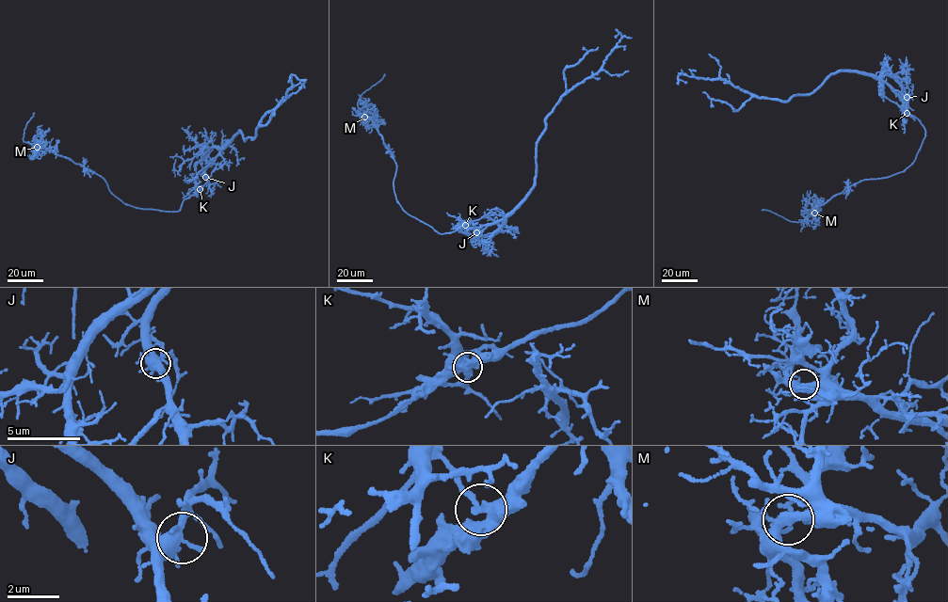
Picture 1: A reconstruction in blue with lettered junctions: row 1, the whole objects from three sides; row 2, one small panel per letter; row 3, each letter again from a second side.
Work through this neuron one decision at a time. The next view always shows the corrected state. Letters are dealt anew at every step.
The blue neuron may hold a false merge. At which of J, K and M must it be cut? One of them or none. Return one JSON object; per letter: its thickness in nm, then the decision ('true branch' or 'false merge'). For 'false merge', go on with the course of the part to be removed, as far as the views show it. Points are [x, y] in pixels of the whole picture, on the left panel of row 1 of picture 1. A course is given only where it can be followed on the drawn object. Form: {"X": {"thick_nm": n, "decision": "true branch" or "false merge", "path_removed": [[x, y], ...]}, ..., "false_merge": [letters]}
{"J": {"thick_nm": 360, "decision": "true branch"}, "K": {"thick_nm": 280, "decision": "false merge", "path_removed": [[200, 189], [177, 211], [124, 203], [89, 169], [24, 142], [34, 113]]}, "M": {"thick_nm": 300, "decision": "true branch"}, "false_merge": ["K"]}

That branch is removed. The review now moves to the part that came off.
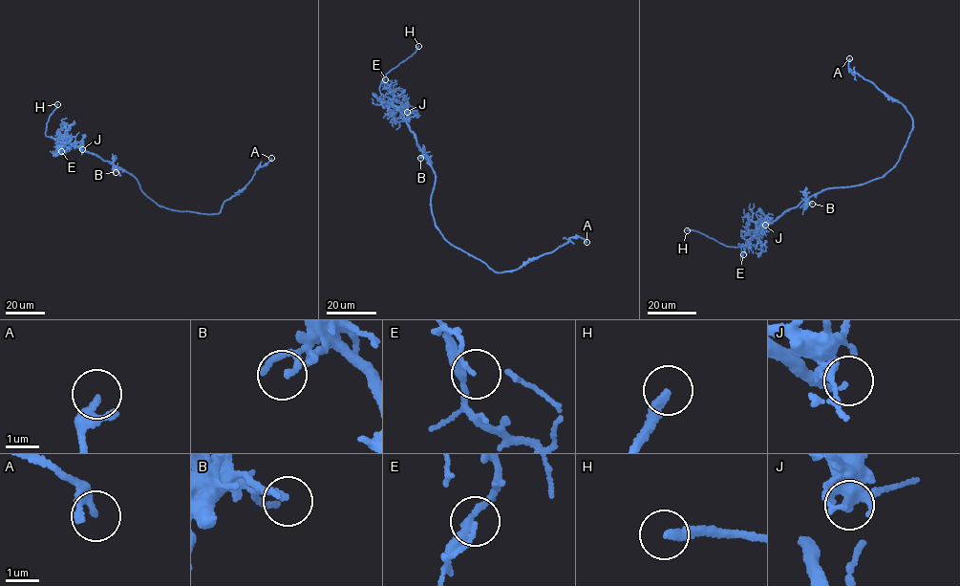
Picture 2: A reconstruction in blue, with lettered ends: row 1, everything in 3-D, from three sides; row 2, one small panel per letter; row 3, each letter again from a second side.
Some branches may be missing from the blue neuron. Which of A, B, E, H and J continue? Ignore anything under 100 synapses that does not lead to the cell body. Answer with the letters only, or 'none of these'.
H

